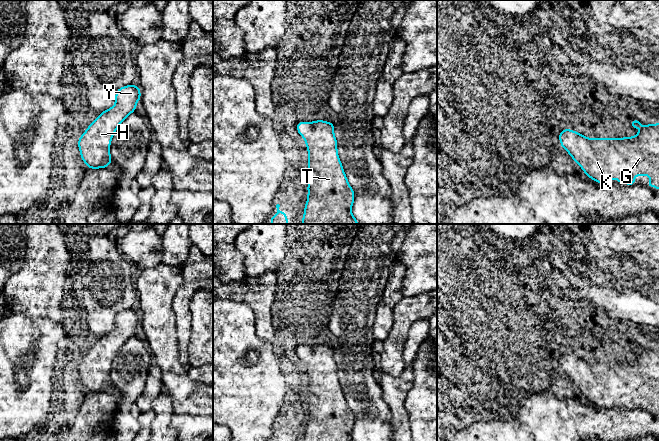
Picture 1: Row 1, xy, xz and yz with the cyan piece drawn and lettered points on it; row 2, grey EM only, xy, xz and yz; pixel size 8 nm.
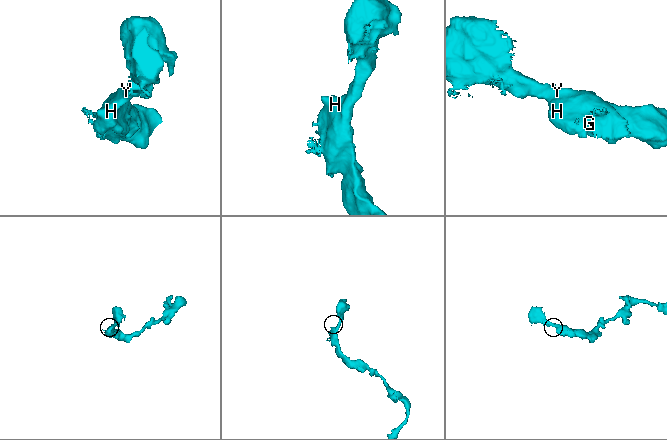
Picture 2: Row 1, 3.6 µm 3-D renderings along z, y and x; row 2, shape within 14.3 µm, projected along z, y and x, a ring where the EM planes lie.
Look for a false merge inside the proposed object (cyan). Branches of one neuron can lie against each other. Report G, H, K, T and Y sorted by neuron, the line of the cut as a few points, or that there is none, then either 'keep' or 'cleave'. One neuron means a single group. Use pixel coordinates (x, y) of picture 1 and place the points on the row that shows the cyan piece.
G H K T Y | no cut | keep

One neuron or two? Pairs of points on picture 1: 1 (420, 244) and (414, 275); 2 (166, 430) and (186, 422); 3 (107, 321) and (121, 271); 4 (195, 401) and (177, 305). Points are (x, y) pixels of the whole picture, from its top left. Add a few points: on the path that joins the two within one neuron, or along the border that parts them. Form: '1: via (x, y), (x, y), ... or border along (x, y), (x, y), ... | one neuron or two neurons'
1: via (418, 252), (415, 255), (415, 267) | one neuron
2: border along (171, 403), (171, 424), (177, 430) | two neurons
3: via (107, 309), (107, 285), (109, 283) | one neuron
4: border along (178, 345), (178, 359), (187, 367) | two neurons

